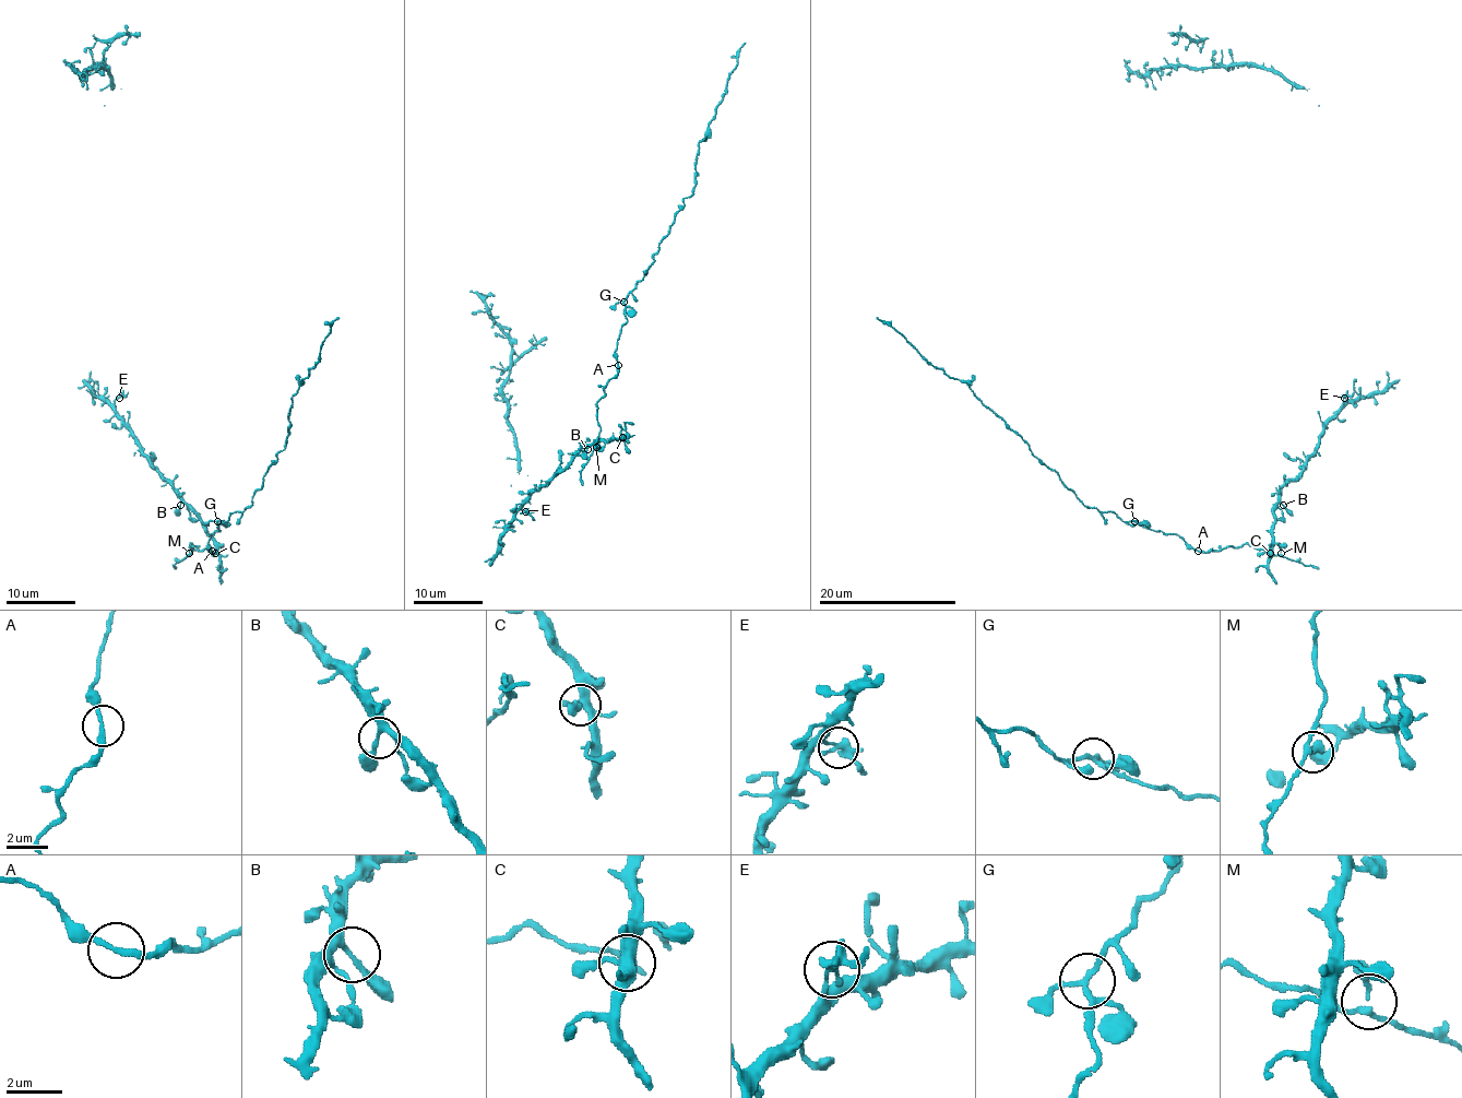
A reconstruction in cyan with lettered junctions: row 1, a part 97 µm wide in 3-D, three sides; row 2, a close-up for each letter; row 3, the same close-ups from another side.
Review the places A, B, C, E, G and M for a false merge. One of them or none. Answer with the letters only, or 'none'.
none

